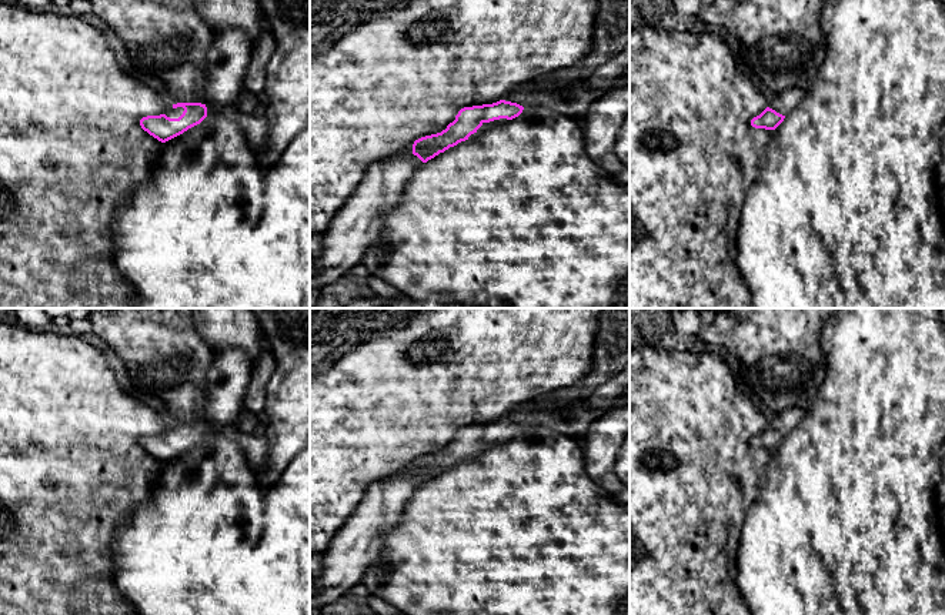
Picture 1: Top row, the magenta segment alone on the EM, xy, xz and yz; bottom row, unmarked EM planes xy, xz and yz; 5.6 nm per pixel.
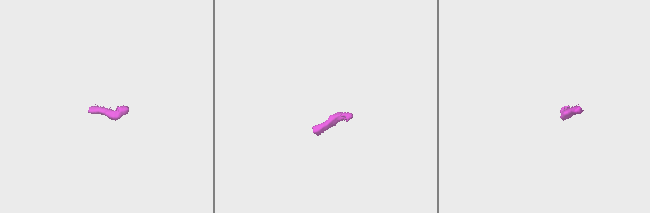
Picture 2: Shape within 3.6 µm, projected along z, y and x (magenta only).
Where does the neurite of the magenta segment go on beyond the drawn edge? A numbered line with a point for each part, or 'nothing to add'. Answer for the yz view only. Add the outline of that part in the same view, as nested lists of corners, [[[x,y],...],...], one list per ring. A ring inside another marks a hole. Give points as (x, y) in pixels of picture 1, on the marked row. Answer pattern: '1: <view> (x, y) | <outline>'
1: yz (784, 103) | [[[797,87],[788,88],[769,100],[768,107],[787,117],[799,106],[799,103],[804,100],[804,96],[805,90]]]

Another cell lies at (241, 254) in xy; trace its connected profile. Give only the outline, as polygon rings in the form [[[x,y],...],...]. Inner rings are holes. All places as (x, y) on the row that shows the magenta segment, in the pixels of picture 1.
[[[310,121],[284,148],[276,164],[261,170],[264,205],[257,224],[240,228],[236,243],[230,247],[224,268],[220,273],[220,300],[214,308],[310,308]]]

